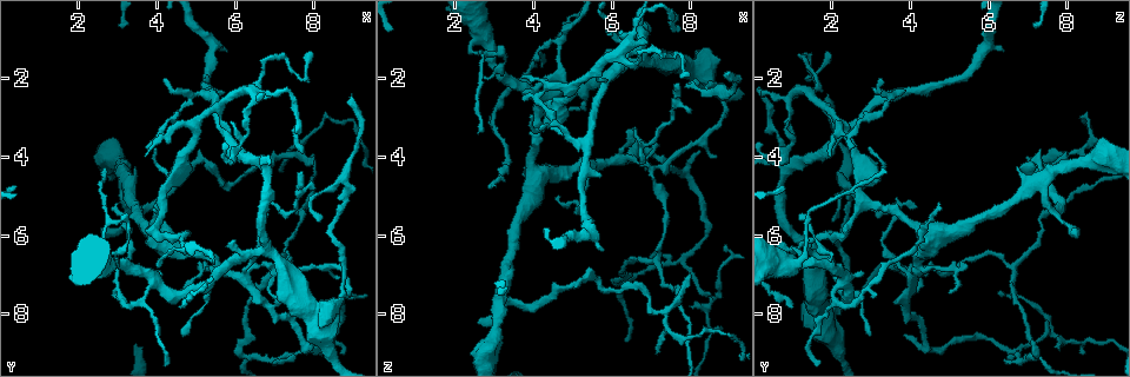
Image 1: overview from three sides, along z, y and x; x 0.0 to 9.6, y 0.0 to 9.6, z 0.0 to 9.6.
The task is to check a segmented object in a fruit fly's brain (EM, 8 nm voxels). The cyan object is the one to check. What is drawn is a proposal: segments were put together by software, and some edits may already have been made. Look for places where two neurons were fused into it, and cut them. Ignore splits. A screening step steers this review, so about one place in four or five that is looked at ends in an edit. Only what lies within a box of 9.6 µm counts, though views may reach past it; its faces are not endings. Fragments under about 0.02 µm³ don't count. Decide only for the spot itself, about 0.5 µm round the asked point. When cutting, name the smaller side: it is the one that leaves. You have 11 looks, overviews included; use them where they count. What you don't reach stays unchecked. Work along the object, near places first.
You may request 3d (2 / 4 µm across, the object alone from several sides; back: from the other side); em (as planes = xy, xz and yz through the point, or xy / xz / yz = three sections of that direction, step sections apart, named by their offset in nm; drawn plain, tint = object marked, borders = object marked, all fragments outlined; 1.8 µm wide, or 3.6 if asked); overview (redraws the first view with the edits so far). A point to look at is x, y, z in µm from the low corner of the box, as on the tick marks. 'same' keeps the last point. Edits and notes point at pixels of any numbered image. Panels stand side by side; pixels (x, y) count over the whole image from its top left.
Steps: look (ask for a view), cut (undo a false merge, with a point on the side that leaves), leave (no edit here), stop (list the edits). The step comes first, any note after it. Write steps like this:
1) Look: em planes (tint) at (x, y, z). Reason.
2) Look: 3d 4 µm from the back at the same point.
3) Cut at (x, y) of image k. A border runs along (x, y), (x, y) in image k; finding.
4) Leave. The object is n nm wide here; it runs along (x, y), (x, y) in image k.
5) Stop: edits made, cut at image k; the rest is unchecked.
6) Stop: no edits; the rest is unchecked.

Look: em 3.6 µm planes (plain) at (8.20, 7.95, 1.70). Three arms meet.

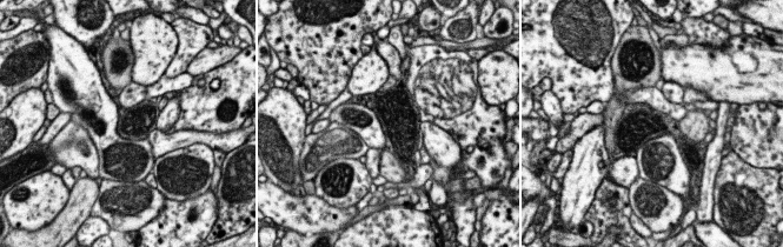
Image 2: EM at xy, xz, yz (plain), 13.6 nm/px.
Look: em 3.6 µm planes (tint) at the same point. Where the object lies.

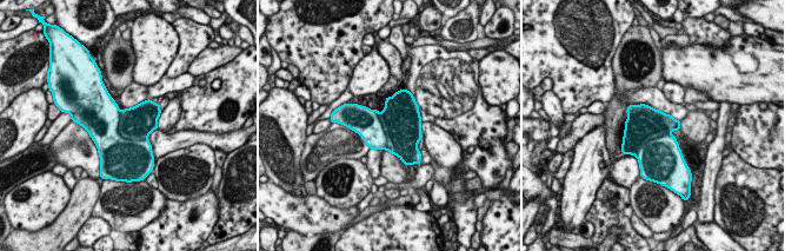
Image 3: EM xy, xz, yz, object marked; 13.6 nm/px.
Leave. Continuous, no second neuron.

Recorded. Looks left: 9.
Look: em xz step 4 (borders) at (3.40, 7.75, 2.25). Sharp bend.

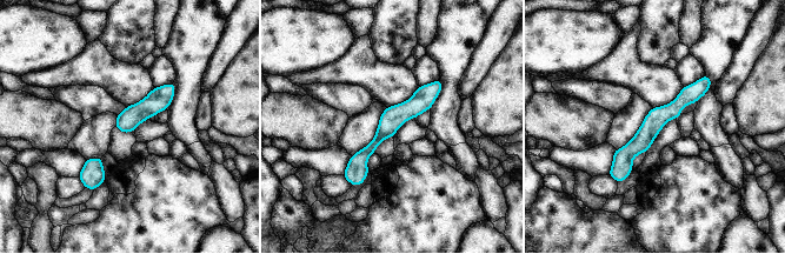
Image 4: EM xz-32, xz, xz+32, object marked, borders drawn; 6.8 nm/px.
Leave. The object is 150 nm wide here; it runs along (706, 79), (623, 158), (619, 179) in image 4; all the same neuron.

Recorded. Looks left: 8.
Look: em xy step 8 (tint) at (5.45, 6.85, 4.35). Sharp bend.

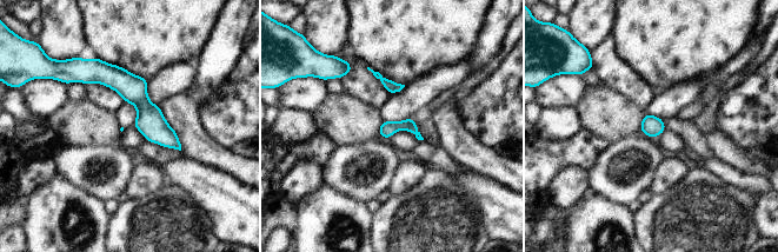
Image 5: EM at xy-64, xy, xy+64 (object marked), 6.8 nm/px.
Leave. It runs along (77, 78), (115, 77), (178, 146) in image 5; continuous, no second neuron.

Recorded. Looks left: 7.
Look: em planes (borders) at (5.75, 2.55, 1.65). Four-way junction.

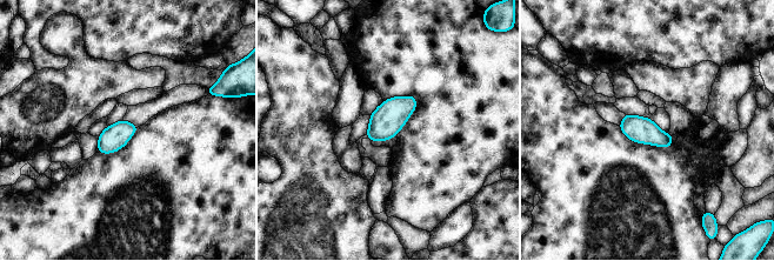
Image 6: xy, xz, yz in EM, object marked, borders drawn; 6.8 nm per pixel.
Leave. The object is 180 nm wide here; all the same neuron.

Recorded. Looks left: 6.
Look: em yz step 8 (tint) at (7.35, 4.00, 7.95). Narrows sharply.

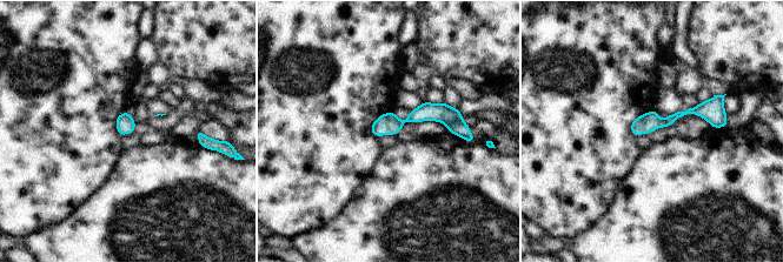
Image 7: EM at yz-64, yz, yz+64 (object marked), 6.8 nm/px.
Leave. One neuron here.

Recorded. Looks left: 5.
Stop: no edits; the rest is unchecked.

